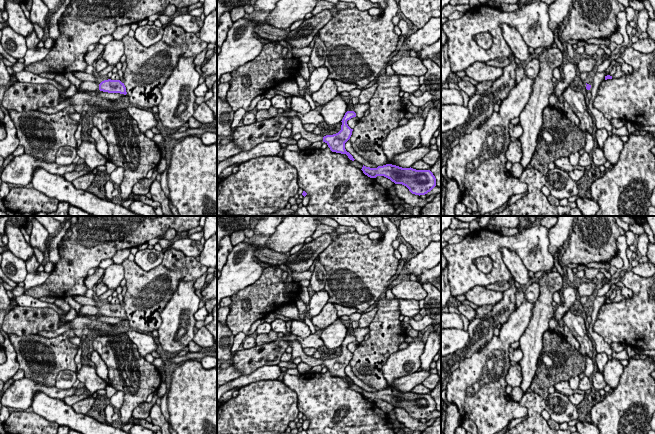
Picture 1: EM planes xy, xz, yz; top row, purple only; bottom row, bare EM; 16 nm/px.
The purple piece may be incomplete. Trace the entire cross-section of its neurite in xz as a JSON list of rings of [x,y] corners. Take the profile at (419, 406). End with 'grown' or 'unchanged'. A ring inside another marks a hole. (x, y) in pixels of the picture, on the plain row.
[[[392,388],[370,392],[363,389],[363,397],[370,402],[384,400],[395,408],[406,410],[412,418],[425,419],[436,410],[436,402],[430,394],[402,392]]] | unchanged

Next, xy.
[[[104,304],[100,308],[97,308],[96,306],[91,305],[82,305],[80,308],[80,317],[83,317],[85,315],[103,315],[108,317],[120,317],[126,319],[126,311],[124,307],[122,307],[120,304]]] | grown

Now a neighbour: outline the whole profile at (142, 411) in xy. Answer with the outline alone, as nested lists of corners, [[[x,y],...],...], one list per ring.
[[[155,398],[150,403],[148,402],[141,403],[133,410],[133,417],[135,419],[146,419],[147,417],[149,417],[150,410],[155,403],[156,403]]]

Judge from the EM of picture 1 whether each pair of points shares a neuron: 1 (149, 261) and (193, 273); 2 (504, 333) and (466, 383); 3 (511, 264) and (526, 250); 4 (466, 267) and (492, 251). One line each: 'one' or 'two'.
1: two
2: one
3: two
4: one

